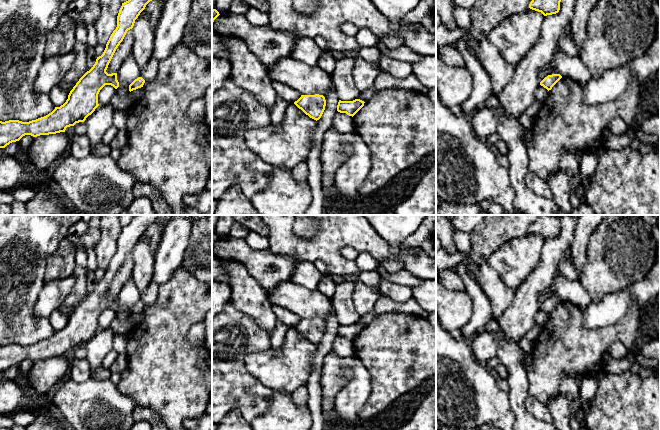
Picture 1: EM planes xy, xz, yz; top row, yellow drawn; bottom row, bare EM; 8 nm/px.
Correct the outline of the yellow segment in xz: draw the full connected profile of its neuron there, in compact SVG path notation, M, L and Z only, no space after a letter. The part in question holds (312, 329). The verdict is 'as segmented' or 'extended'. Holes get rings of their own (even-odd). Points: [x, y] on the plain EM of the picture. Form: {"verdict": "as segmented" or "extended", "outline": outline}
{"verdict": "as segmented", "outline": "M319 318L301 319L294 328L310 342L317 345L321 342L325 334L326 324L323 319Z"}

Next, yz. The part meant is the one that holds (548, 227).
{"verdict": "as segmented", "outline": "M538 215L529 228L529 232L541 236L544 240L556 238L560 234L561 219L558 216Z"}

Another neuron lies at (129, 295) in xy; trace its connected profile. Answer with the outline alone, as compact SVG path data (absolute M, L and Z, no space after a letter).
M130 278L123 285L117 296L119 311L116 313L116 317L120 322L125 322L129 319L129 309L138 301L141 301L141 293L139 292L134 280Z

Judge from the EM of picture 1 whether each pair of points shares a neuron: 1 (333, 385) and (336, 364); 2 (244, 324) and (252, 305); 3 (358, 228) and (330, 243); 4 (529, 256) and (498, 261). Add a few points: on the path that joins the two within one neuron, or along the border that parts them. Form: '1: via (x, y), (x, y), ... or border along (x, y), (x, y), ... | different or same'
1: via (333, 380), (334, 369) | same
2: border along (230, 300), (239, 310), (248, 314), (265, 331) | different
3: via (351, 228), (345, 228), (337, 236) | same
4: via (521, 256), (518, 258), (506, 258) | same

